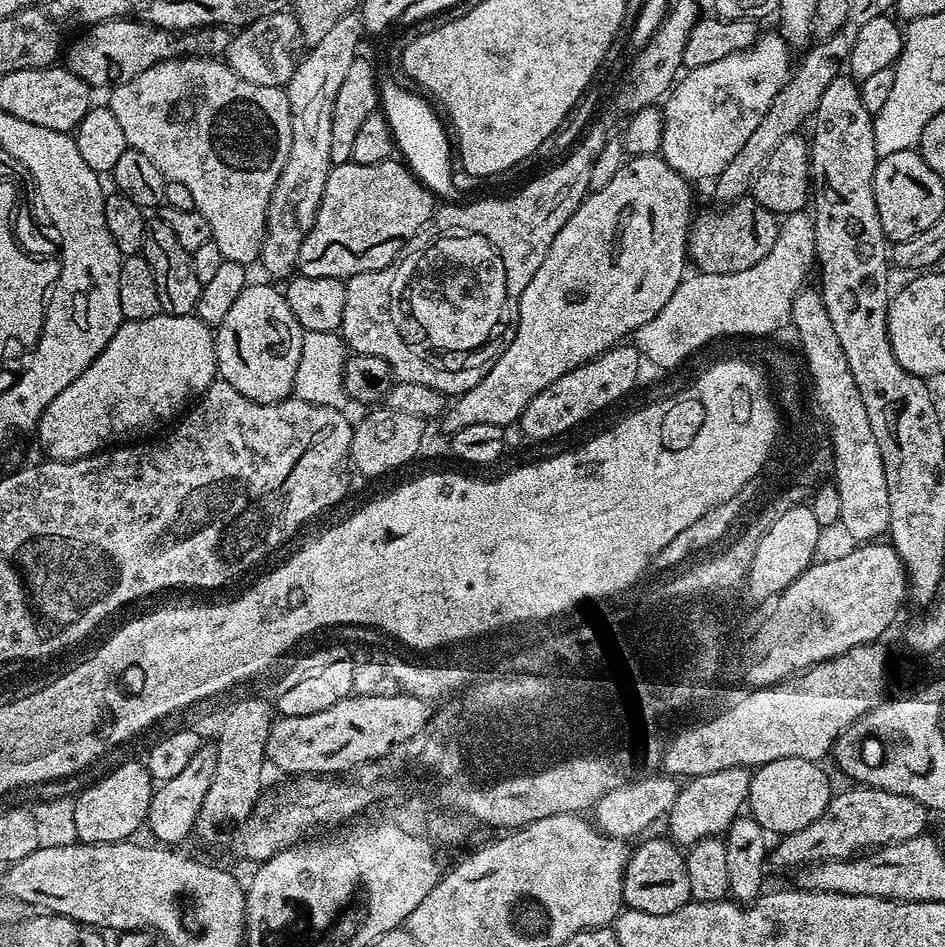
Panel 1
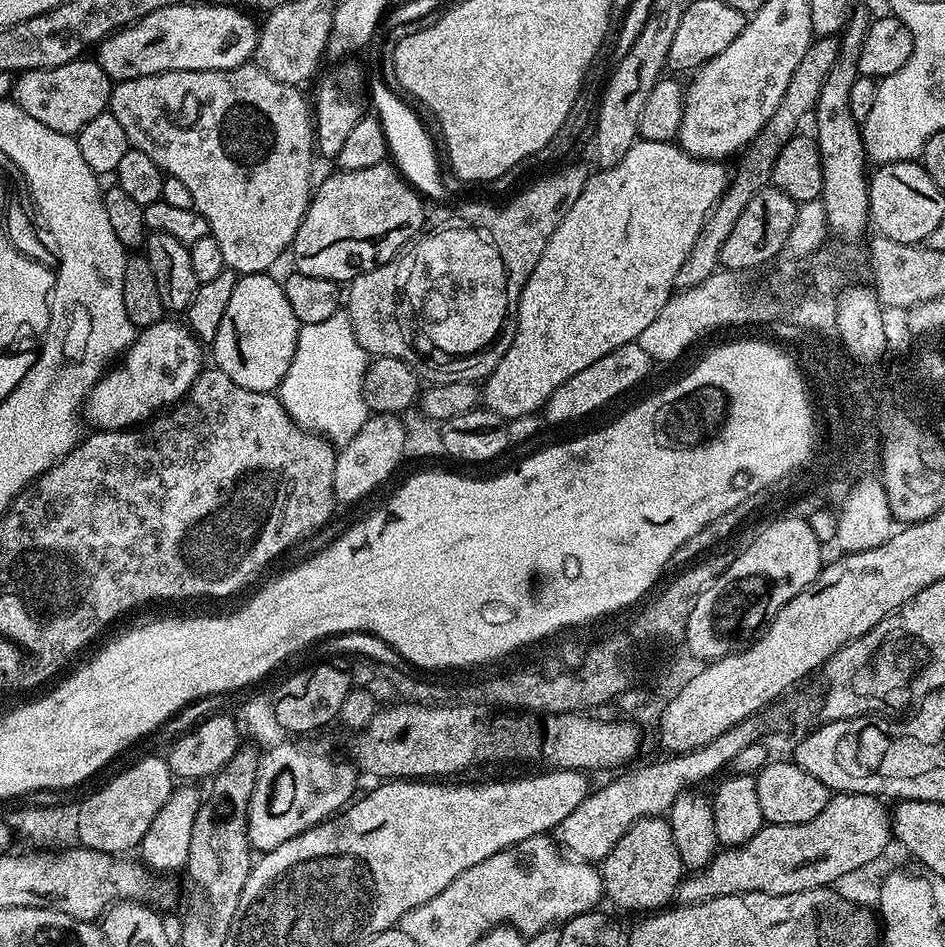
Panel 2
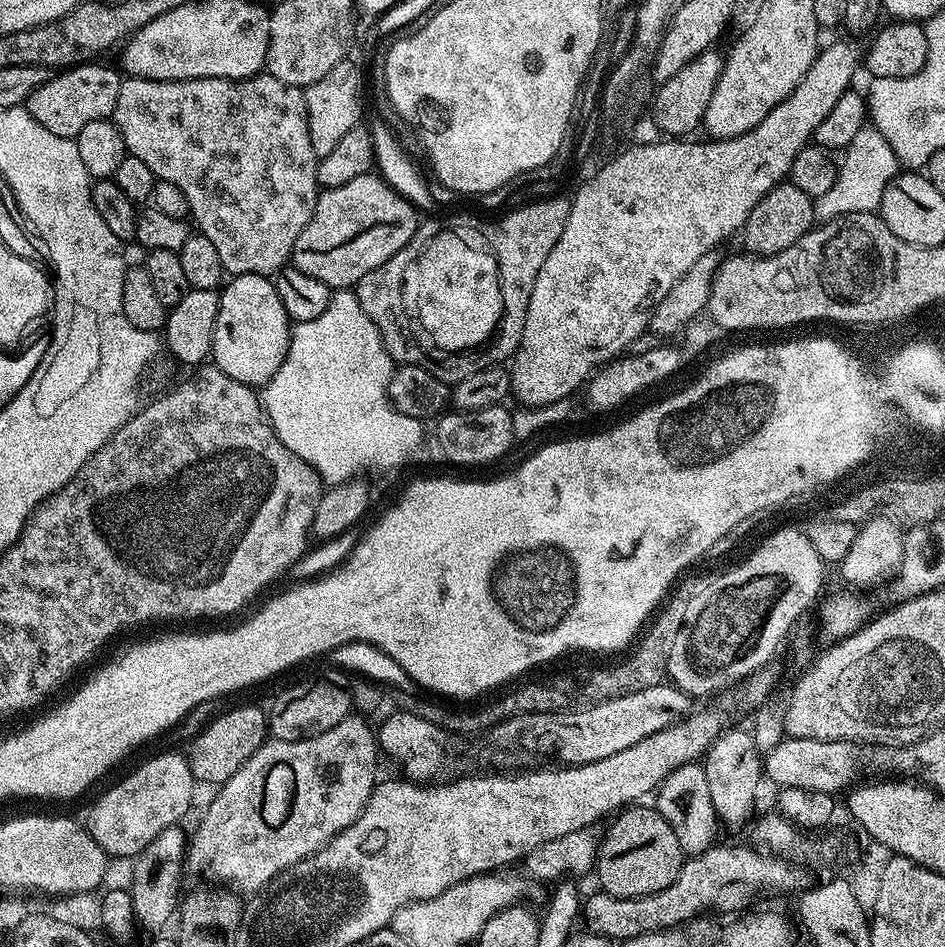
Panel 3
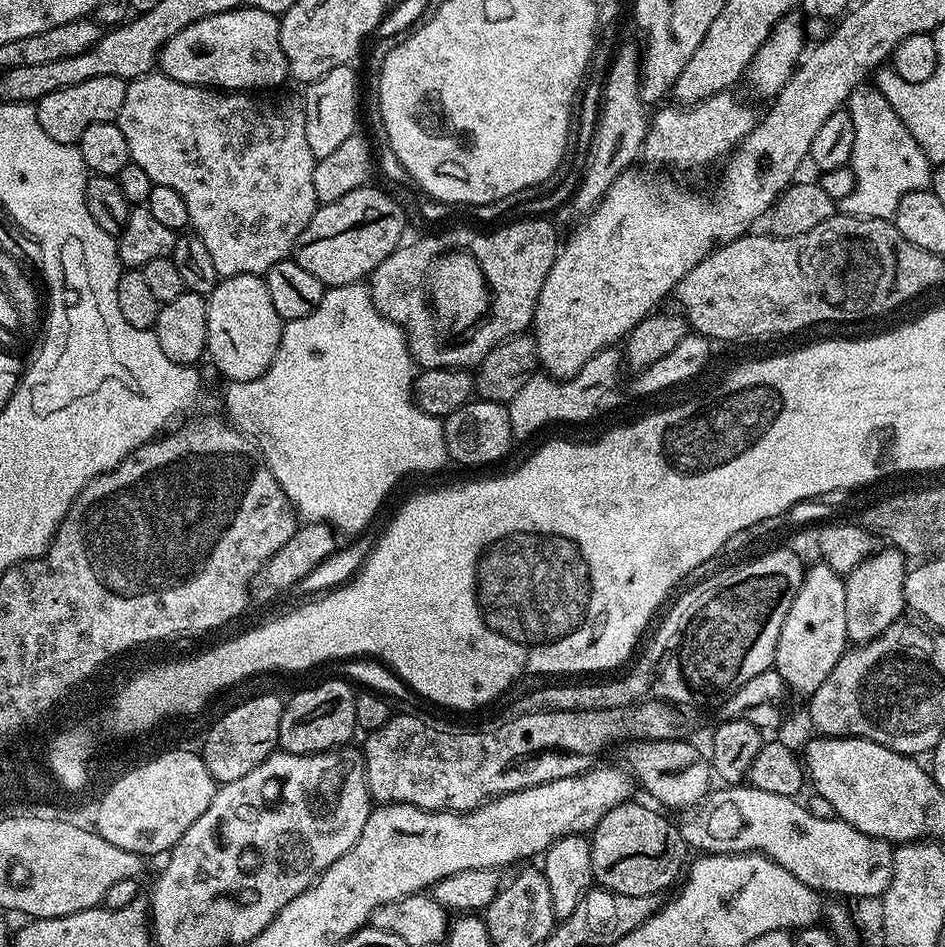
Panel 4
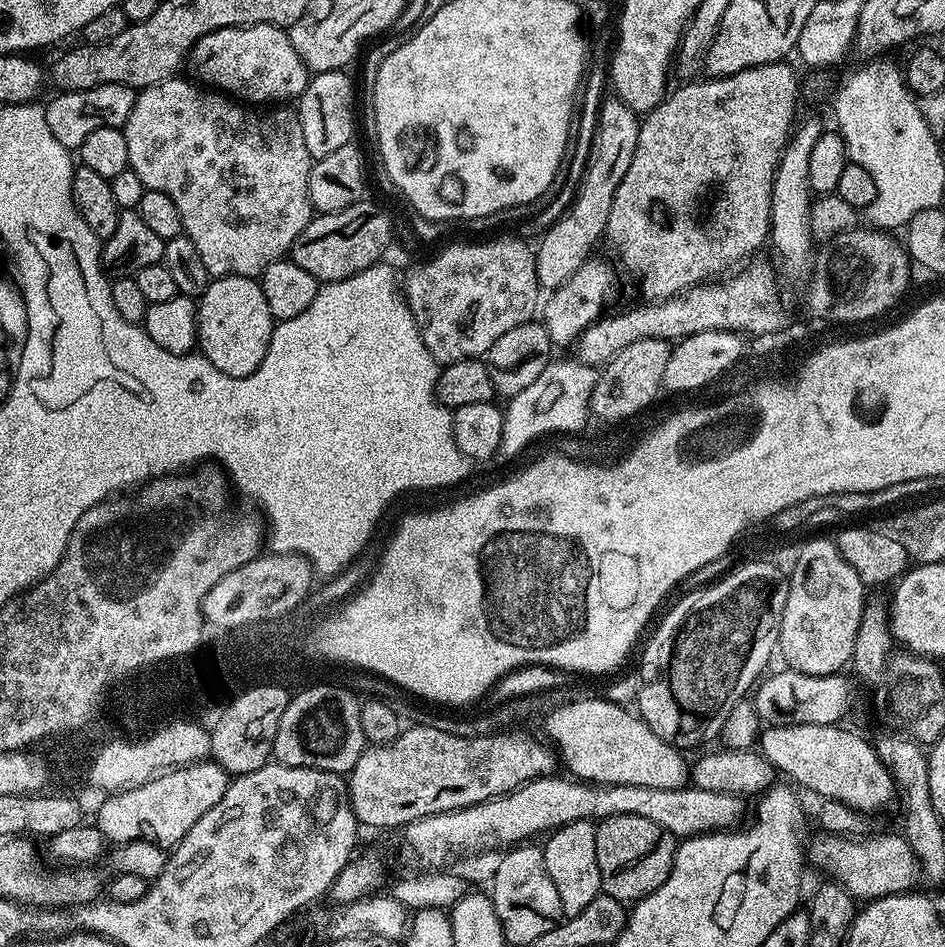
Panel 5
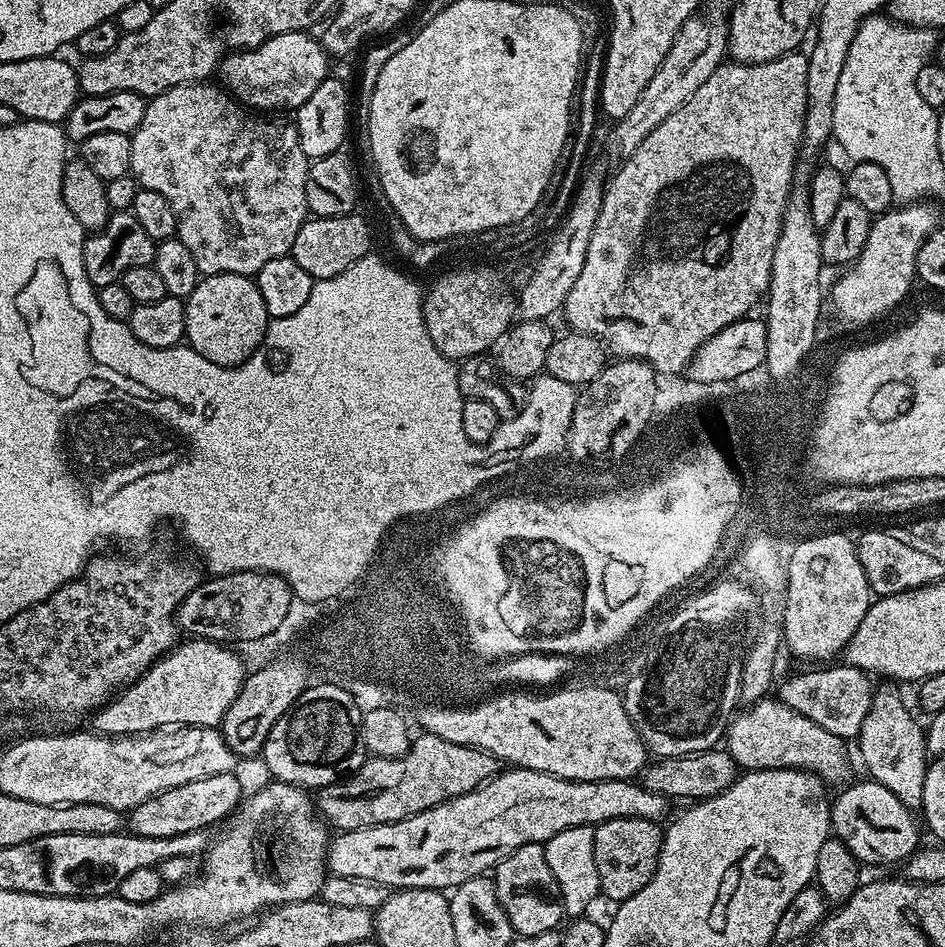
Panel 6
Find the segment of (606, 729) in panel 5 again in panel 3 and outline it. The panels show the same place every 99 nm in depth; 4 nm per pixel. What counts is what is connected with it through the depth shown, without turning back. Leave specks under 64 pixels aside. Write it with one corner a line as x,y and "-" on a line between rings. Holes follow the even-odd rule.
703,763
682,764
671,772
654,793
654,807
662,814
662,818
666,818
666,822
670,822
674,835
678,838
678,846
682,846
688,856
697,856
717,843
718,821
714,801
710,798
710,786
706,783

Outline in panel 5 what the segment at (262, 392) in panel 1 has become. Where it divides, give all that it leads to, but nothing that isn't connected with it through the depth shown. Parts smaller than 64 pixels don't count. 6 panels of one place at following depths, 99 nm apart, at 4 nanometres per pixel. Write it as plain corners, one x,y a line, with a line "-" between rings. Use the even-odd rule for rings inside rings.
222,276
209,283
196,309
199,351
222,374
242,378
254,374
266,358
274,321
259,283
250,276

